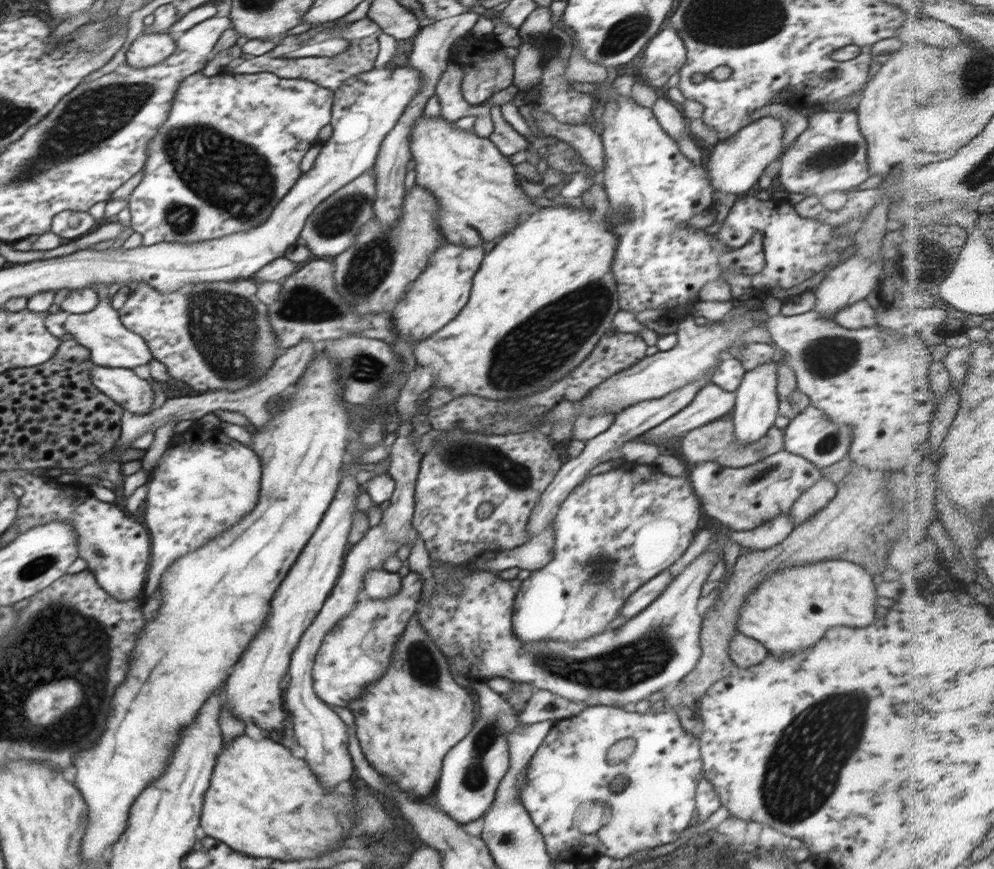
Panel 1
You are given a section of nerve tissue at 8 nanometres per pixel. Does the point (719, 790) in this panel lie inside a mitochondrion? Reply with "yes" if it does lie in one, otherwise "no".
no

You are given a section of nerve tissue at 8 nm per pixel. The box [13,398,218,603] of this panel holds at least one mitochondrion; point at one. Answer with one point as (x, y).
(36, 568)

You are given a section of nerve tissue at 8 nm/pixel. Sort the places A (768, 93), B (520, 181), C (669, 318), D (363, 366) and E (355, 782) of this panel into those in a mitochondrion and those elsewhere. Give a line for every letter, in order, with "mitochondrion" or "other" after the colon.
A: other
B: other
C: other
D: mitochondrion
E: other

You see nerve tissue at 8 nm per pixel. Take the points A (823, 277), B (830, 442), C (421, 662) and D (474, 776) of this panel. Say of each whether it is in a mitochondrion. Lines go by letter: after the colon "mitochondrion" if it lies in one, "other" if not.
A: other
B: mitochondrion
C: mitochondrion
D: mitochondrion

